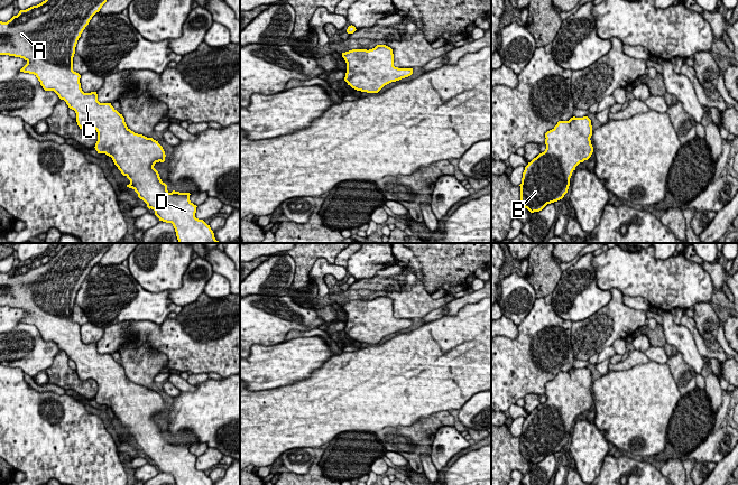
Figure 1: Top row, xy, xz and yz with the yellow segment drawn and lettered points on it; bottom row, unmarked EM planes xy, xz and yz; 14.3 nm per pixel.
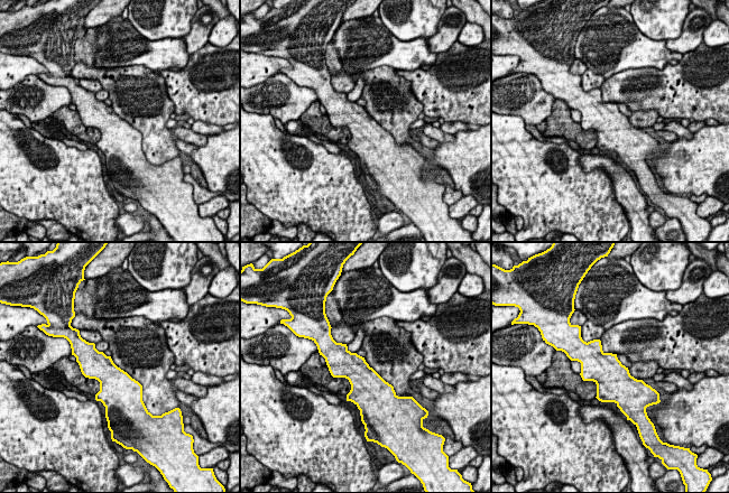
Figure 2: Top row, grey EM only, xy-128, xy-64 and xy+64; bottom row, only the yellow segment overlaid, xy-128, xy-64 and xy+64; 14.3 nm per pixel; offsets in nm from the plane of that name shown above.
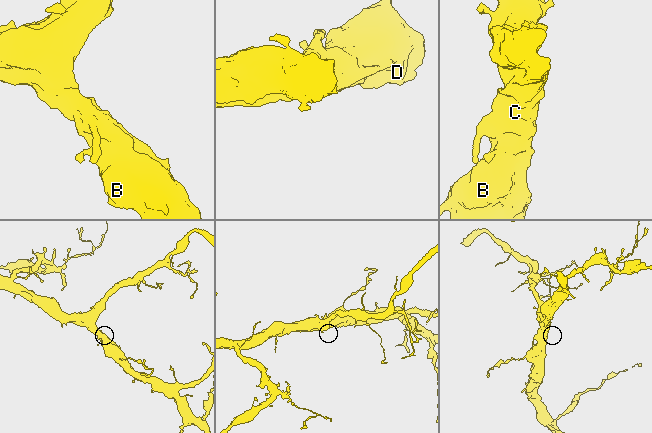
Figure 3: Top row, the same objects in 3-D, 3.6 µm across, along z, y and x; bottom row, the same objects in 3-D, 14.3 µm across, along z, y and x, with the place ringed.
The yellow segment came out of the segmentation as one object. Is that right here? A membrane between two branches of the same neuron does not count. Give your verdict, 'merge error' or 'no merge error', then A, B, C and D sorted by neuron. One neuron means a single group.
no merge error | A B C D

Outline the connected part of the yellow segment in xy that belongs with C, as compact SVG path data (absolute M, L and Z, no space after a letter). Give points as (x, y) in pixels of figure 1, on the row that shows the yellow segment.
M45 0L37 6L20 10L17 16L13 16L7 22L0 21L0 55L24 58L27 64L20 72L34 74L45 91L54 91L61 100L64 100L68 108L75 111L80 129L92 128L96 130L98 141L94 148L98 153L105 153L111 157L121 174L130 180L127 187L132 188L138 197L147 204L147 207L155 211L155 215L159 221L173 224L178 243L221 243L215 240L210 225L195 217L197 206L190 200L191 194L175 190L169 193L167 185L162 181L158 171L154 168L156 162L164 162L166 157L158 141L131 131L127 127L122 114L111 103L100 103L96 92L84 93L81 88L81 75L73 71L75 47L92 17L100 11L105 2L107 0Z

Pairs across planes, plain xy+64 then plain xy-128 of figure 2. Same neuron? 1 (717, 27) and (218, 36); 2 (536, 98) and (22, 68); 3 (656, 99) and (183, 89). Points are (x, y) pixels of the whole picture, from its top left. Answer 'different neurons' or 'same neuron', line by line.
1: same neuron
2: different neurons
3: same neuron

